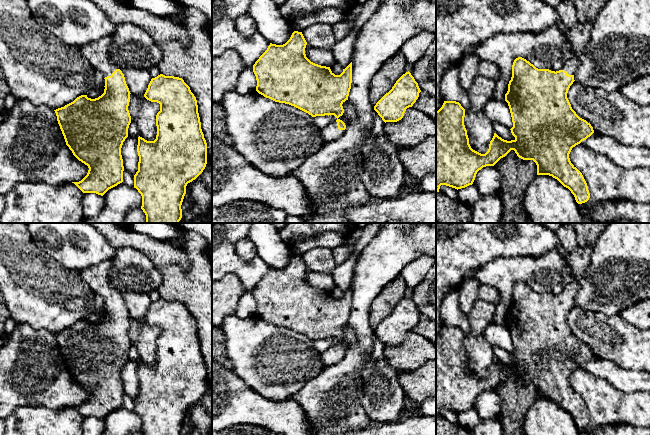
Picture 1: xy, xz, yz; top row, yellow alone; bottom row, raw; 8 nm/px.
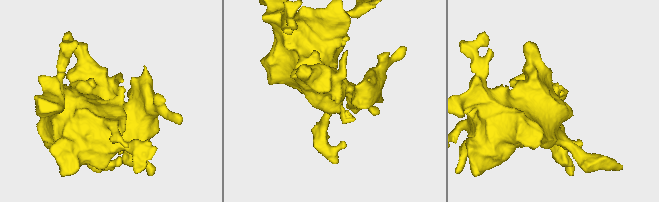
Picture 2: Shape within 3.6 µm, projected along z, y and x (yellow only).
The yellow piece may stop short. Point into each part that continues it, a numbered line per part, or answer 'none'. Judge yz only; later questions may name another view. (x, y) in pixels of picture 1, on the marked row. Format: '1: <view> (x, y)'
1: yz (579, 36)

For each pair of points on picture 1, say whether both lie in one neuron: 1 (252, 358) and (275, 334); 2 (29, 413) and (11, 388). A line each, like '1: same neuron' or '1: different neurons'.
1: same neuron
2: different neurons

